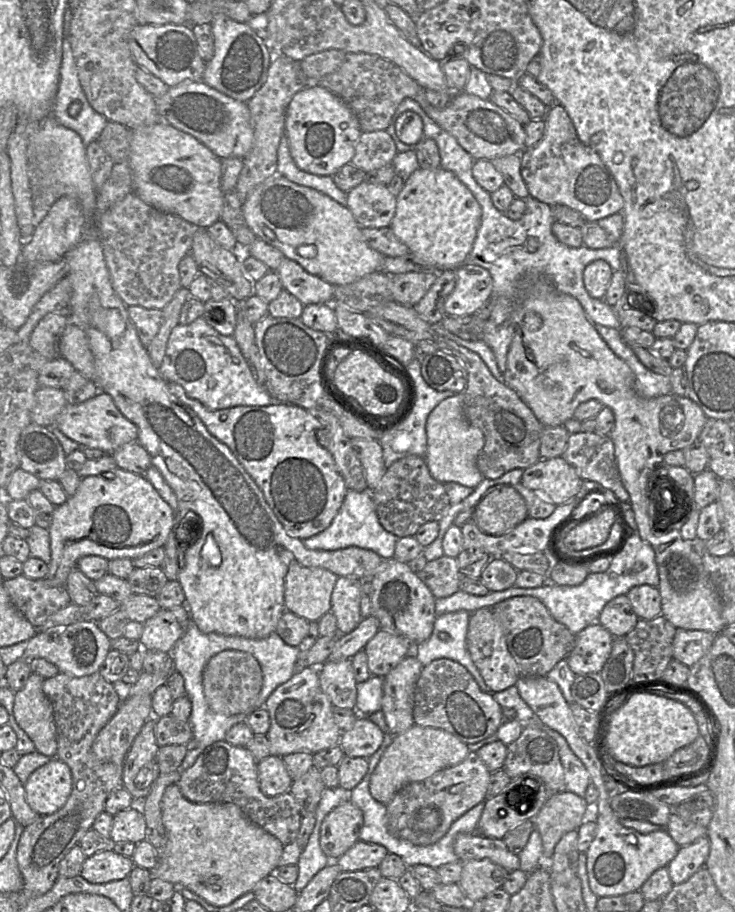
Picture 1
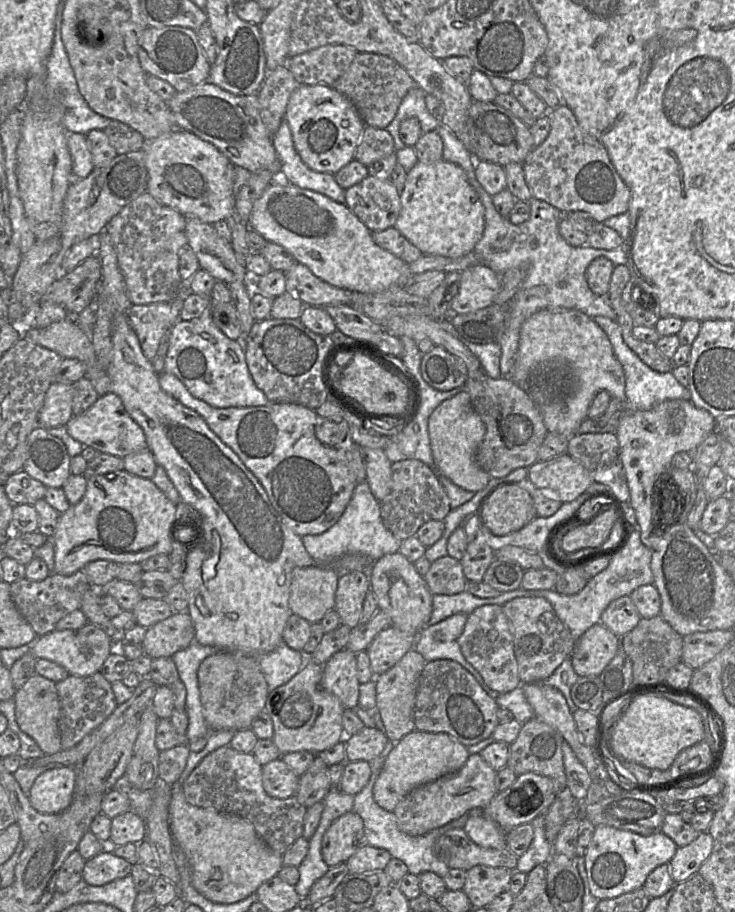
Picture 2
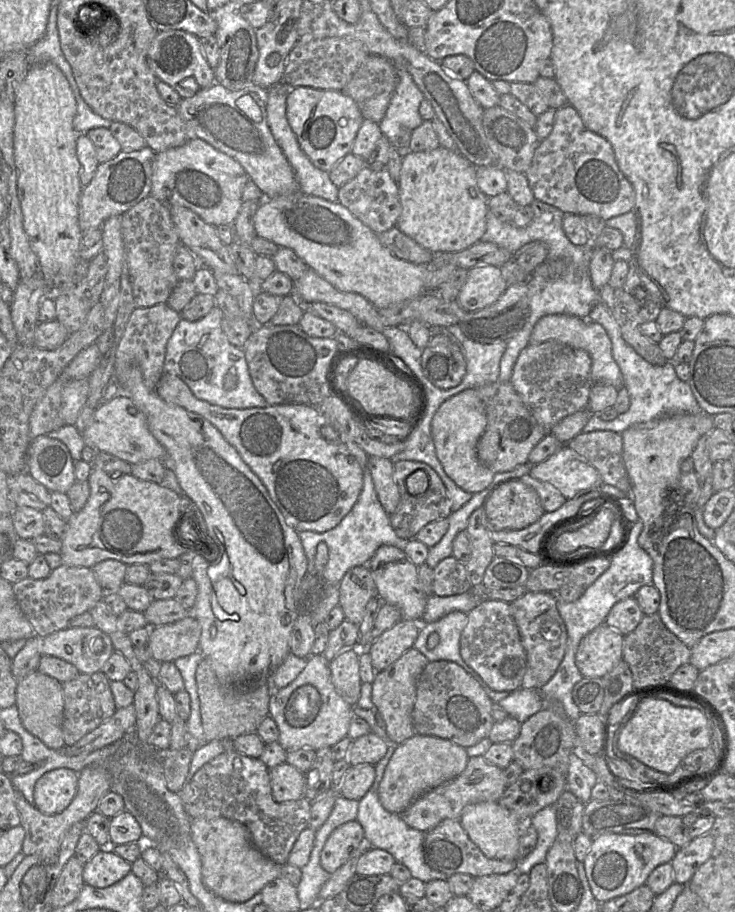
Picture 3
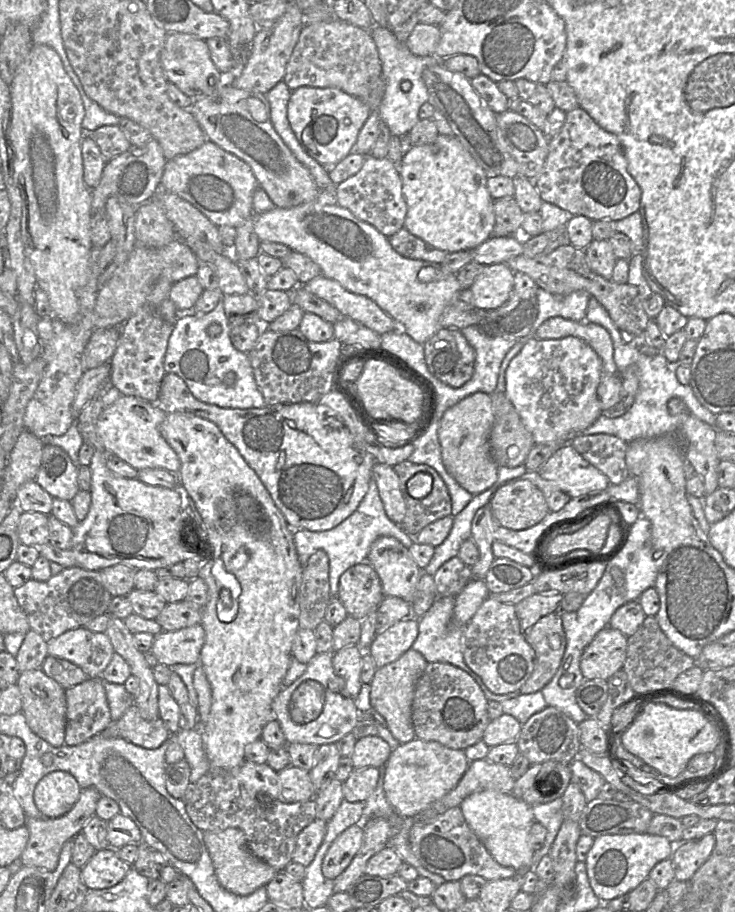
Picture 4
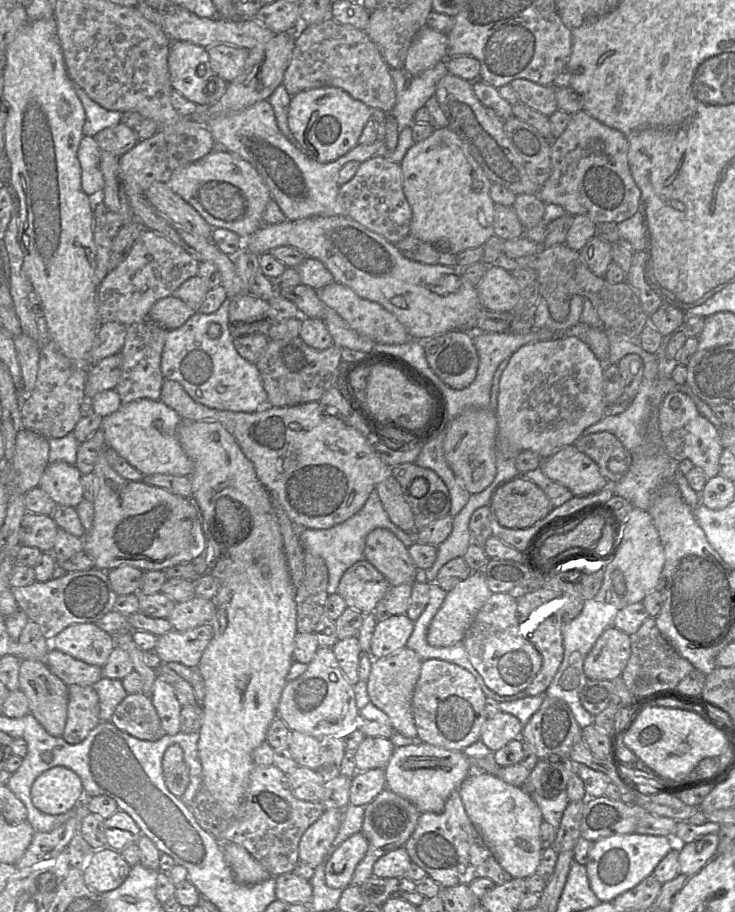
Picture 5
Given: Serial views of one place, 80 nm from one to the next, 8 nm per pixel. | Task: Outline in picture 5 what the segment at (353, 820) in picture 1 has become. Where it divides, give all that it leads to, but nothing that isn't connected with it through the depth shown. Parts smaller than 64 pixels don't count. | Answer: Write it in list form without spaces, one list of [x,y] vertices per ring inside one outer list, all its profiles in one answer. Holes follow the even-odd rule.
[[[362,832],[353,834],[337,847],[331,846],[326,854],[326,884],[337,889],[350,885],[354,870],[365,856],[367,848],[368,842]]]

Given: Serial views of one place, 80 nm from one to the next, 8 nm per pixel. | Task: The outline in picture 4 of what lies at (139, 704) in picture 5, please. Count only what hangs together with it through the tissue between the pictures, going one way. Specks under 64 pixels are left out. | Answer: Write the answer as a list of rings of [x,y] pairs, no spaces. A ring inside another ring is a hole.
[[[134,703],[114,723],[118,737],[148,749],[160,747],[171,736],[160,717],[145,720]]]

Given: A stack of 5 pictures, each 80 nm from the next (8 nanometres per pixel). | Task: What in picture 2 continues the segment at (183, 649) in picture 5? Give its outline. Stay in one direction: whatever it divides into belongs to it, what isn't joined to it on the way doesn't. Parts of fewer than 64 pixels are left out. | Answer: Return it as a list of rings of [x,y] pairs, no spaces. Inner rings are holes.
[[[174,612],[170,617],[147,628],[142,646],[145,654],[155,659],[172,657],[194,640],[194,625],[188,612]]]

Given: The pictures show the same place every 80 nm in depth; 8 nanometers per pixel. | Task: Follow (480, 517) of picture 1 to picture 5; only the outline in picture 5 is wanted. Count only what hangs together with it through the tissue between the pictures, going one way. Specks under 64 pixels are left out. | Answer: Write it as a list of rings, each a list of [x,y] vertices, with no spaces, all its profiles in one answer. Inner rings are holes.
[[[524,478],[503,485],[492,507],[500,522],[513,529],[533,527],[554,508],[544,490]]]

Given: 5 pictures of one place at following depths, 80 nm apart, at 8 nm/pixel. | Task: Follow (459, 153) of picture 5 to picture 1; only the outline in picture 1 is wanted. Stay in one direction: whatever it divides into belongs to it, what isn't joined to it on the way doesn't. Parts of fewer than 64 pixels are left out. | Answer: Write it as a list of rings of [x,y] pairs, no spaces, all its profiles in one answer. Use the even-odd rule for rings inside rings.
[[[419,167],[405,180],[404,187],[396,199],[395,214],[389,226],[408,247],[417,263],[427,265],[435,271],[456,270],[466,263],[481,223],[482,210],[472,192],[453,172],[441,167],[436,169]]]

